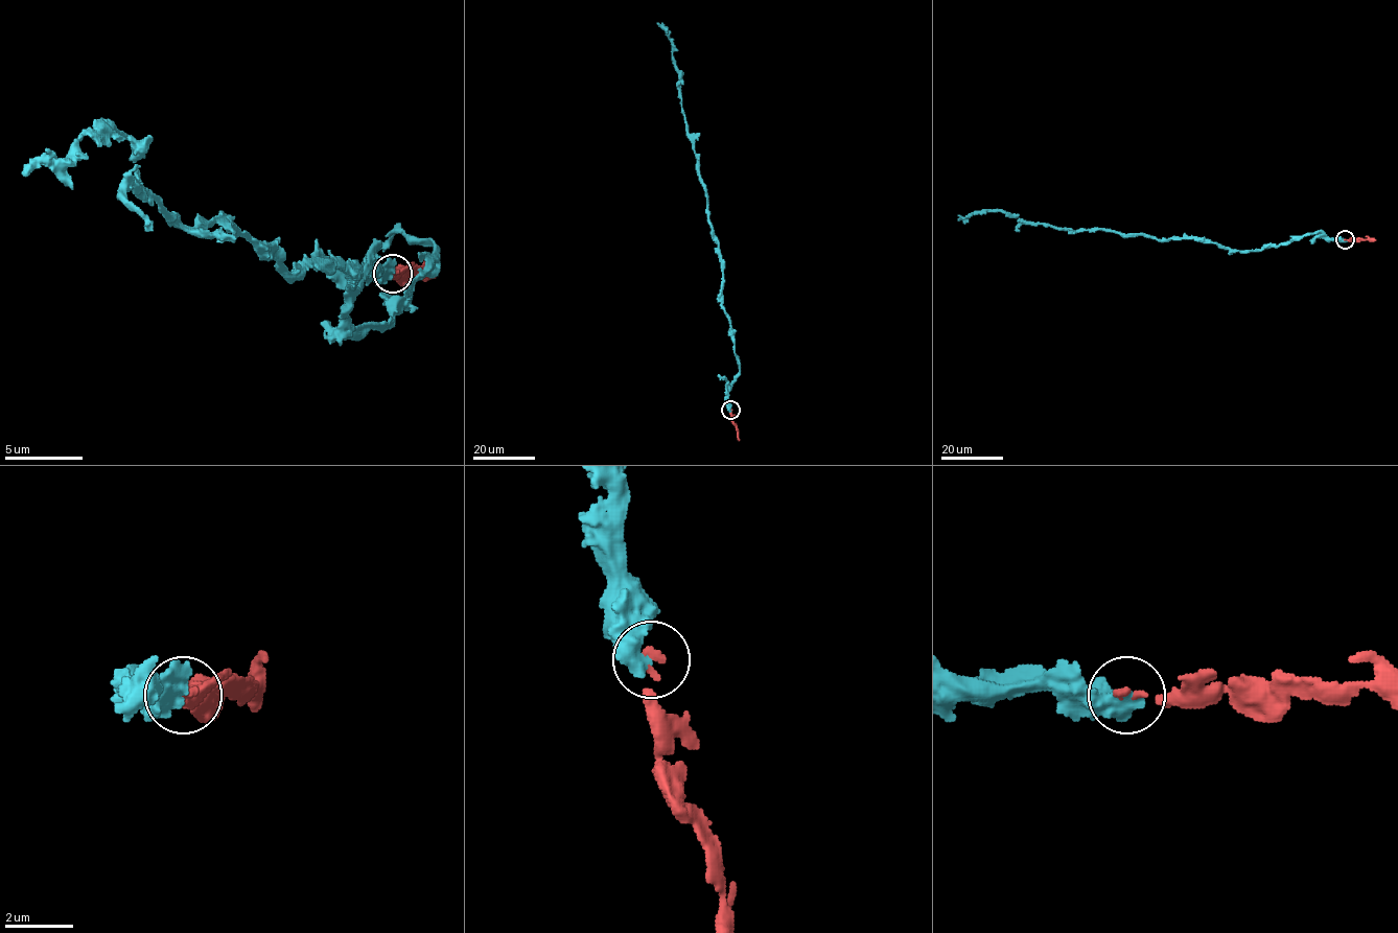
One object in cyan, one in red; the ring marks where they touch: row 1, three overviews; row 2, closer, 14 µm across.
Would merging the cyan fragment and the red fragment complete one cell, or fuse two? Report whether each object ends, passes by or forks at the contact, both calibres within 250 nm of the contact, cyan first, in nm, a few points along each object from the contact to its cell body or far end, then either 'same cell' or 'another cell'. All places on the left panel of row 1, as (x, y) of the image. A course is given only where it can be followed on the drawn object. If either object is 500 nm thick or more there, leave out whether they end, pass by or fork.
550 nm thick on the cyan side, 220 nm on the other; cyan runs (392, 273), (395, 233), (435, 246), (383, 327), (349, 327), (341, 264), (185, 226), (114, 127), (21, 175); red runs (392, 273), (435, 276); same cell

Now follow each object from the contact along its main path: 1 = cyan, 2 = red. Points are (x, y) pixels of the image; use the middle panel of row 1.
1: (730, 410), (729, 389), (739, 369), (722, 305), (722, 259), (681, 108), (672, 40), (657, 23)
2: (730, 410), (739, 440)

